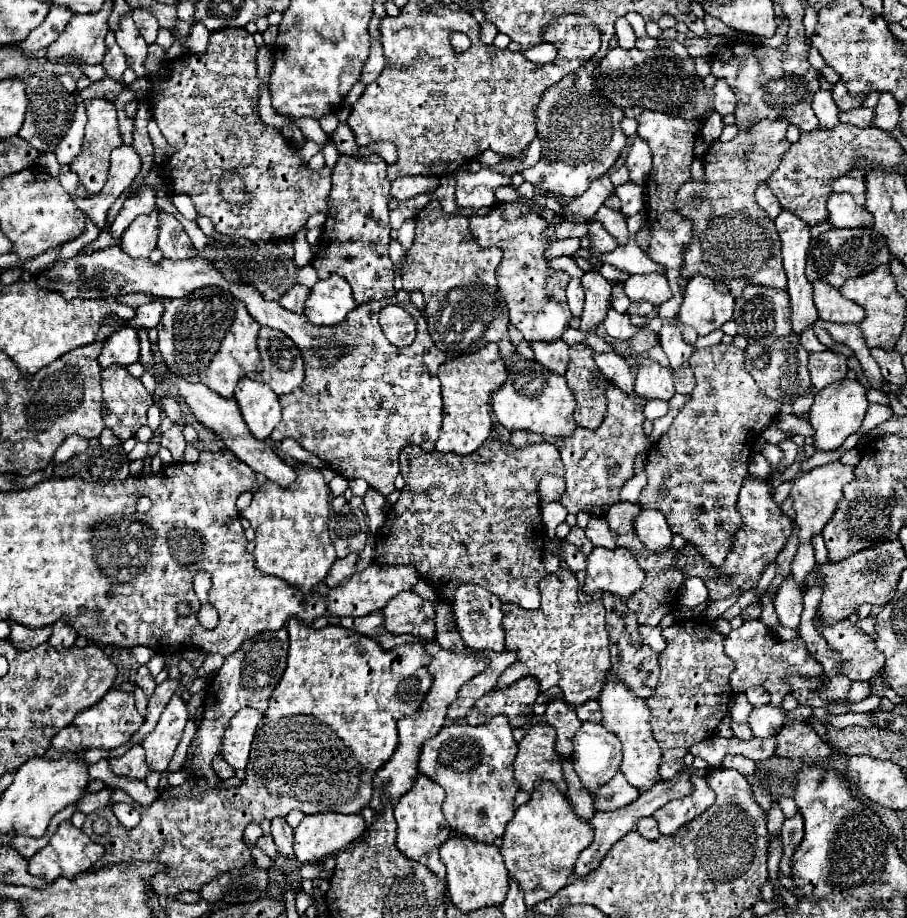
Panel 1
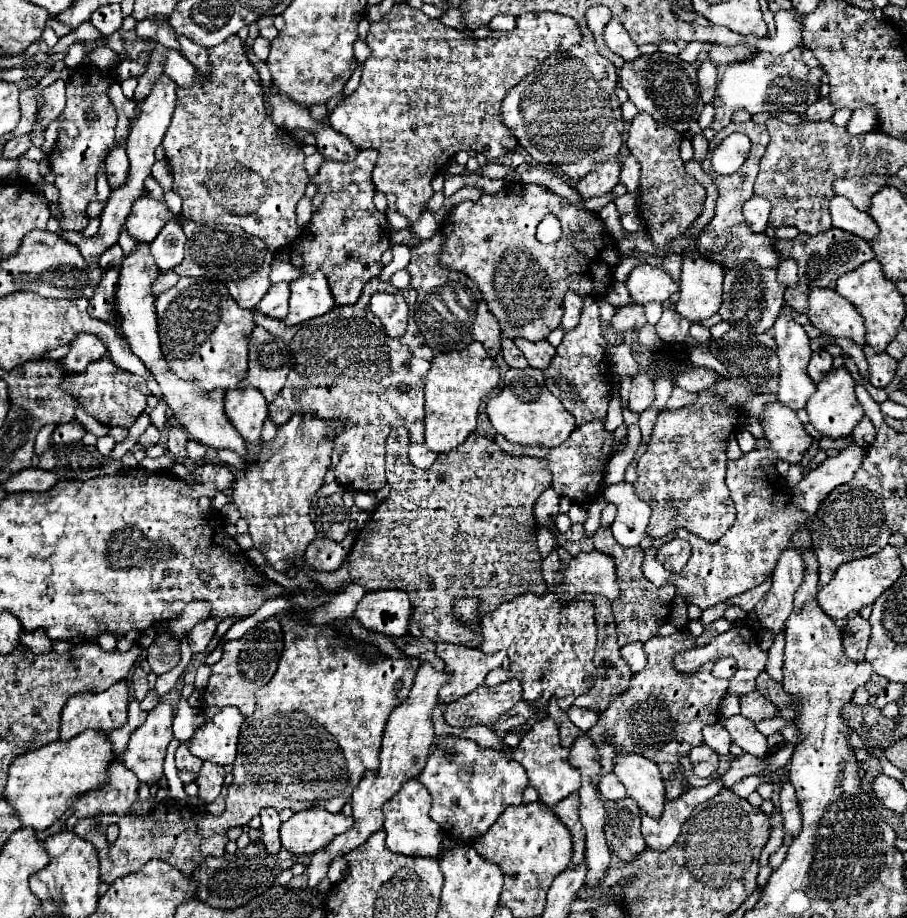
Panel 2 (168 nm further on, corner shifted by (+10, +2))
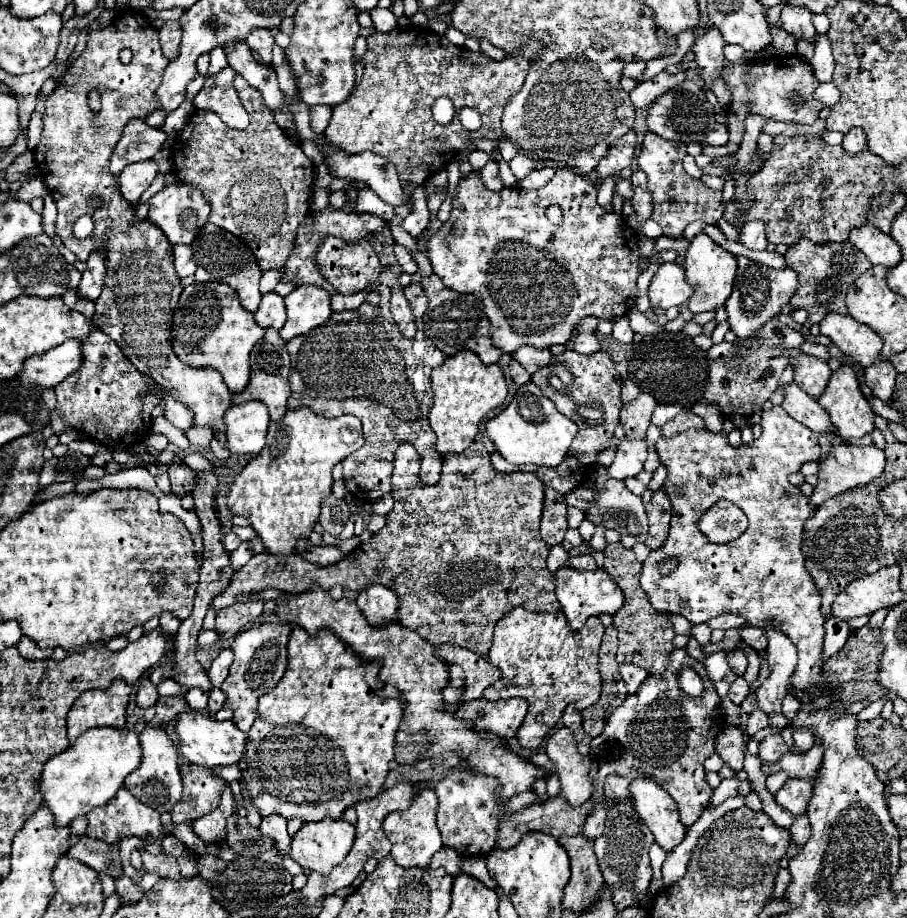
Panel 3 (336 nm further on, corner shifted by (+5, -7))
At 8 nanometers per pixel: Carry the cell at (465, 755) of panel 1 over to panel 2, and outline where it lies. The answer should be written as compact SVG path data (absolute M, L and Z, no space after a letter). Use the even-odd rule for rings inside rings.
M446 735L432 747L432 753L426 759L426 767L418 775L418 781L432 795L430 817L434 821L438 821L438 825L448 835L452 835L460 841L466 841L466 843L482 837L496 823L496 819L504 813L504 809L508 805L520 805L522 803L522 791L528 787L526 769L520 763L516 763L514 759L510 759L506 751L480 747L476 741L462 739L462 737L456 737L456 735Z

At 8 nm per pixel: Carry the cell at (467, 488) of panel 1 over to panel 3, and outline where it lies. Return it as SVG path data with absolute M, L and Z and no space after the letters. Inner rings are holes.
M473 442L467 450L463 450L461 454L445 454L443 456L443 470L441 470L441 480L433 486L427 486L427 488L419 488L419 468L417 468L417 452L411 448L411 444L401 444L397 454L395 454L395 468L393 468L393 476L391 476L391 482L393 482L393 498L395 498L395 506L393 510L387 514L387 524L373 534L373 538L365 544L359 544L357 550L349 552L343 560L339 560L337 564L331 564L331 566L315 566L295 554L291 554L289 558L285 558L285 562L279 562L277 556L271 556L271 554L259 554L259 556L253 556L241 570L237 570L231 578L231 584L227 586L227 590L223 594L219 594L211 606L215 608L215 612L227 604L233 604L235 602L235 596L237 594L249 594L249 592L257 592L257 590L265 590L265 588L277 588L277 590L283 590L283 592L291 592L291 594L299 594L299 592L305 592L309 590L313 584L319 584L321 588L329 590L333 584L341 584L343 588L349 588L349 590L363 590L367 584L383 584L387 588L391 588L397 598L399 598L399 608L397 608L397 622L413 632L417 632L423 640L427 640L429 644L437 646L437 644L455 644L455 646L461 646L461 648L467 648L475 654L487 654L489 648L491 648L491 638L493 638L493 628L495 624L507 614L511 612L513 608L517 606L523 606L525 610L529 612L559 612L561 610L561 604L555 596L555 576L549 572L547 568L547 554L549 554L549 546L543 542L541 534L539 534L539 522L541 522L541 510L543 510L543 482L537 480L535 474L531 472L513 472L513 474L499 474L491 468L491 460L489 460L489 452L487 448L481 444L481 442Z

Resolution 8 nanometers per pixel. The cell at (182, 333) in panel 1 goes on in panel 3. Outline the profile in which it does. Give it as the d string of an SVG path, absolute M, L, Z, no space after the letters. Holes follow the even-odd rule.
M221 282L191 284L181 294L181 304L173 318L173 348L179 360L191 366L211 366L223 376L231 394L241 392L249 380L249 352L263 338L265 330L257 326L253 314L247 312L233 288Z

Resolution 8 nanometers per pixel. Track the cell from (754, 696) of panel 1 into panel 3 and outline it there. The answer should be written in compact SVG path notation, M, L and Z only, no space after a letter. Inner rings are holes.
M755 710L751 716L749 716L749 722L747 722L747 732L749 732L749 736L753 736L755 732L759 732L761 728L767 728L767 724L769 724L769 720L767 720L767 714L765 712L759 712L759 710Z

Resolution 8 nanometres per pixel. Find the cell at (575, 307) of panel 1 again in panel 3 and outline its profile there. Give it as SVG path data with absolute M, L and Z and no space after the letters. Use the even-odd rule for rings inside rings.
M593 316L591 320L583 320L583 324L579 324L577 328L577 334L573 338L573 350L583 354L583 356L593 356L595 352L601 350L601 344L595 336L595 328L597 328L597 322Z

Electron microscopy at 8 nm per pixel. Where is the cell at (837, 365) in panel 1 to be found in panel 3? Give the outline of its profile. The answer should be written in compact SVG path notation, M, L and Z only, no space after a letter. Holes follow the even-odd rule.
M785 350L789 366L793 366L793 382L811 398L819 398L827 388L831 368L825 360L803 354L801 350Z

